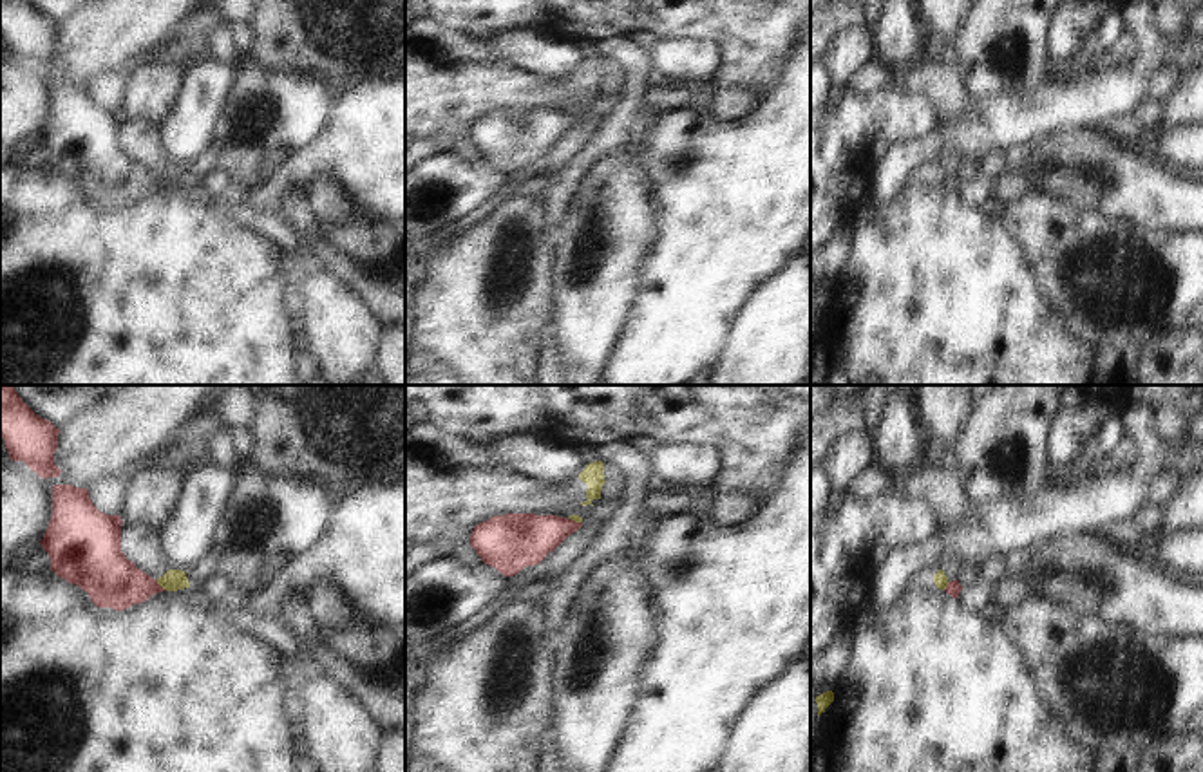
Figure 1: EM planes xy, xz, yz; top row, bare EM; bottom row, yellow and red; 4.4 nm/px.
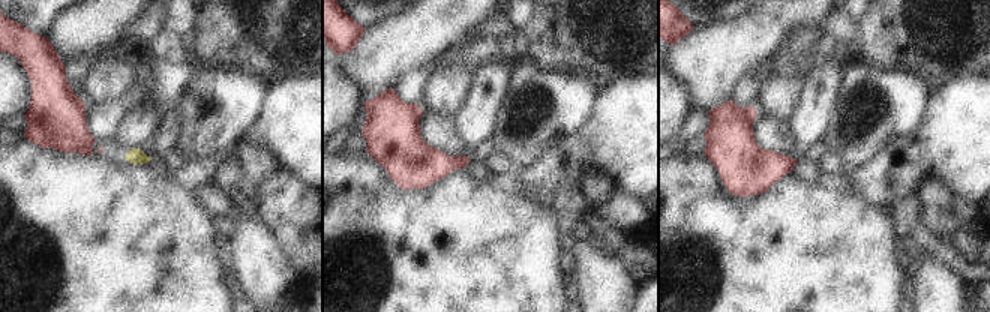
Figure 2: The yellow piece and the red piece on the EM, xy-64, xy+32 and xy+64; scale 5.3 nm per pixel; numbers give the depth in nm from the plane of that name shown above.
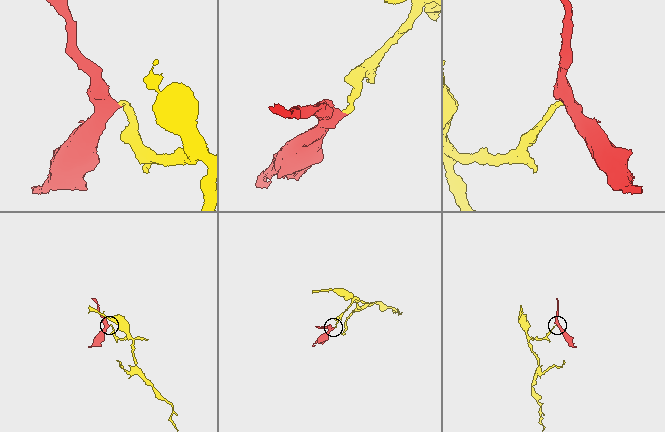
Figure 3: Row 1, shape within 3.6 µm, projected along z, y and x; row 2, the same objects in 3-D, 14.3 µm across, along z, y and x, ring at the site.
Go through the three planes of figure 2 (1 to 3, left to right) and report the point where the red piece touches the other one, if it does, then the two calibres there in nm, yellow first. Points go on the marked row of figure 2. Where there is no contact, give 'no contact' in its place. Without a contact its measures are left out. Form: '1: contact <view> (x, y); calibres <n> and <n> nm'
1: no contact
2: no contact
3: no contact

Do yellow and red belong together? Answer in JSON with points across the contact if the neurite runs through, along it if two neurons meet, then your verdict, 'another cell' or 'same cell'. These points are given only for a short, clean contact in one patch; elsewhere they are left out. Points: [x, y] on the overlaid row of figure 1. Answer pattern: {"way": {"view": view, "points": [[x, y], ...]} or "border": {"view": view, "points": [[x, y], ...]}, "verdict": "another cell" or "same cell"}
{"border": {"view": "xy", "points": [[156, 581], [167, 590]]}, "verdict": "another cell"}

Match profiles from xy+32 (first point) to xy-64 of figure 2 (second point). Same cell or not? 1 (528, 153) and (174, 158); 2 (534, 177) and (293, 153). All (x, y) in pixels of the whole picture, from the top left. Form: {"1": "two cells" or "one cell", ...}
{"1": "two cells", "2": "one cell"}

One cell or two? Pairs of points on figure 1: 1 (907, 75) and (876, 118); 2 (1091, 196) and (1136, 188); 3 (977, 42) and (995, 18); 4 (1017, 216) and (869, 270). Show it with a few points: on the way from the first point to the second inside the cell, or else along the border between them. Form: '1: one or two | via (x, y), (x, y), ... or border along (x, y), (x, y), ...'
1: two | border along (892, 87), (901, 93), (923, 94), (934, 109)
2: one | via (1102, 188), (1126, 188)
3: one | via (983, 37), (995, 24)
4: two | border along (995, 208), (1026, 257)

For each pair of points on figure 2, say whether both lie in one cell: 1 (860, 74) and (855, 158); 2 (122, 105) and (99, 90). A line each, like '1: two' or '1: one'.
1: one
2: two

